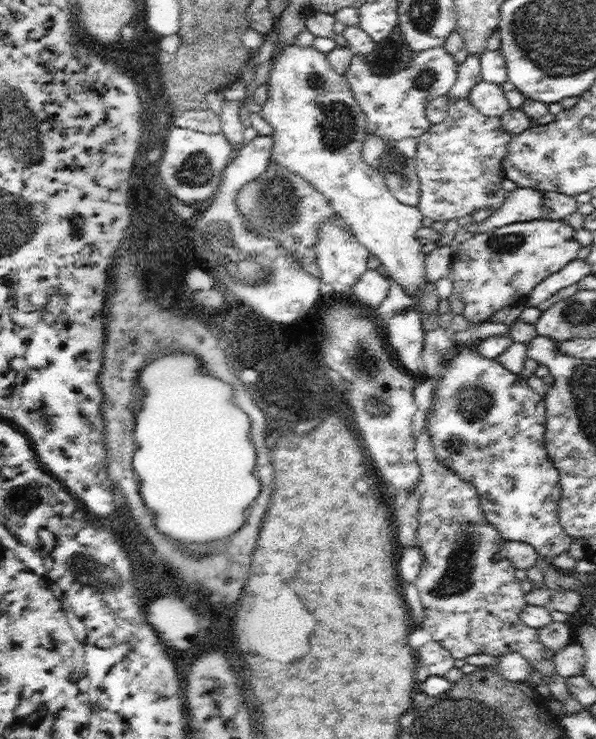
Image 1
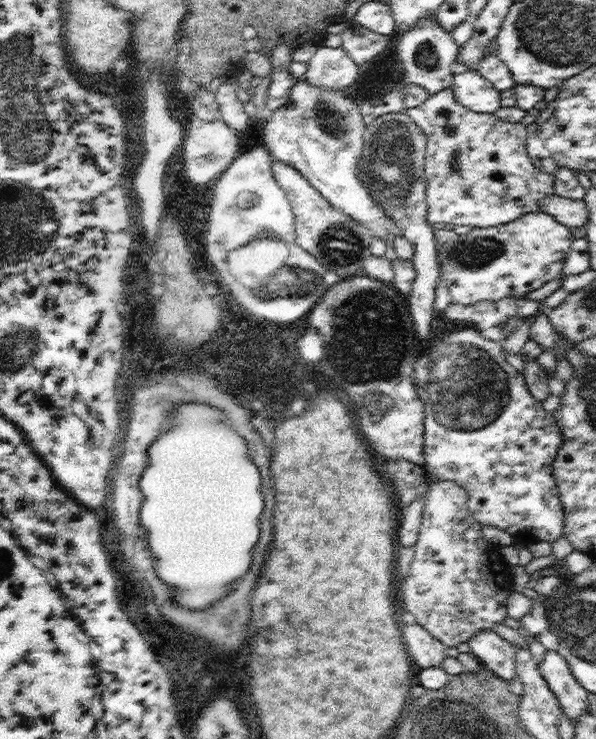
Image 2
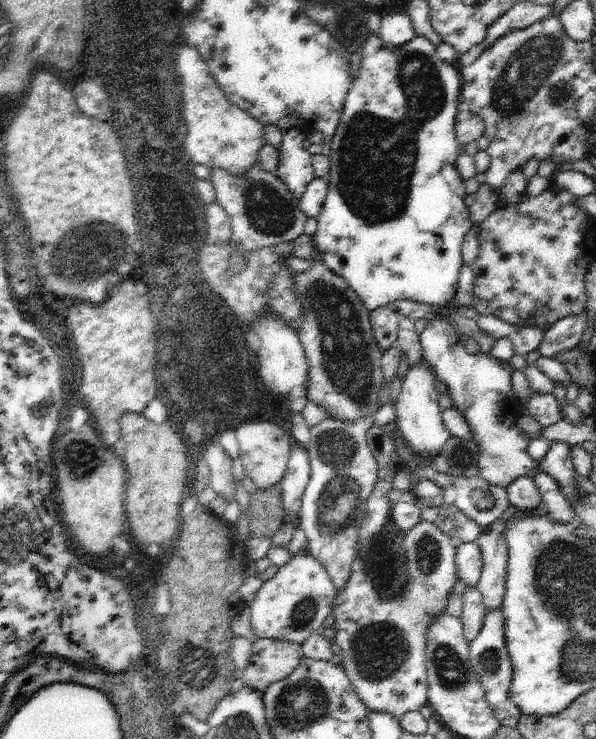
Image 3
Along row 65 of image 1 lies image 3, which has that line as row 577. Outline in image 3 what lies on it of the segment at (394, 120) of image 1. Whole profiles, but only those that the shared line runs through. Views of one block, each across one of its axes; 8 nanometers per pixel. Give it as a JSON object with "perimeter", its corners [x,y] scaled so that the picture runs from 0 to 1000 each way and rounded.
{"perimeter":[[[700,706],[676,728],[676,742],[683,744],[683,796],[680,804],[659,812],[636,812],[622,785],[606,774],[592,774],[582,785],[576,801],[565,804],[559,815],[559,853],[562,853],[562,880],[576,888],[576,907],[596,931],[602,947],[619,963],[653,963],[669,974],[680,963],[703,963],[716,953],[716,904],[713,904],[713,863],[720,842],[750,825],[750,809],[767,788],[767,742],[757,739],[753,725],[740,720],[723,706]]]}

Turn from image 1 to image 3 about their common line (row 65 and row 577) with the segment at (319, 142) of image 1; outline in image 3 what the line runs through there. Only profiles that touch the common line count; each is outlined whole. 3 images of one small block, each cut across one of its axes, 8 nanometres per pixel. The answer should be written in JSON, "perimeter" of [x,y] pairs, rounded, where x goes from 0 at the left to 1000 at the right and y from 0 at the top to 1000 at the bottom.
{"perimeter":[[[518,750],[518,752],[495,752],[485,763],[471,766],[461,779],[455,779],[441,793],[431,798],[428,812],[418,817],[421,825],[421,861],[428,866],[471,866],[485,871],[508,871],[518,861],[539,855],[539,842],[559,825],[559,815],[565,809],[565,796],[552,782],[549,771]]]}

